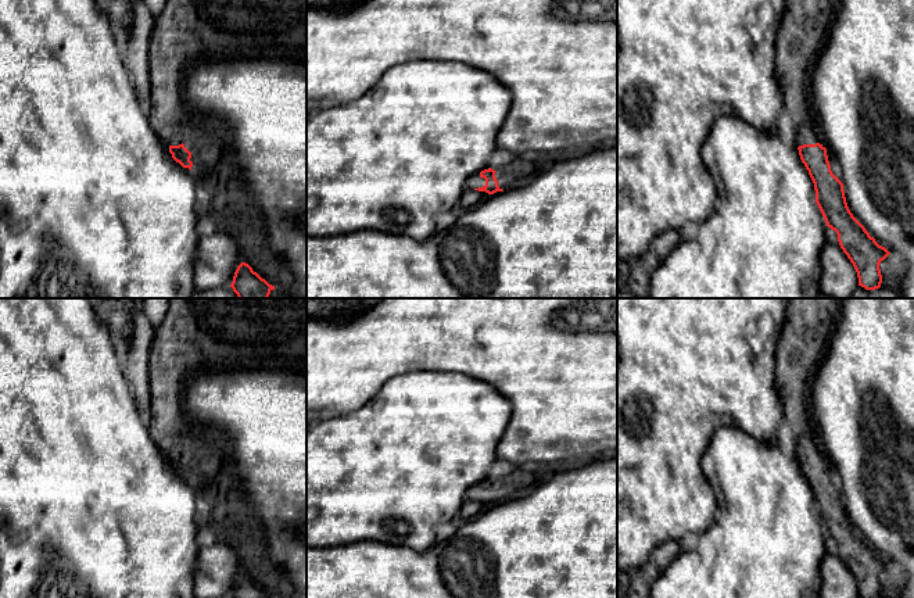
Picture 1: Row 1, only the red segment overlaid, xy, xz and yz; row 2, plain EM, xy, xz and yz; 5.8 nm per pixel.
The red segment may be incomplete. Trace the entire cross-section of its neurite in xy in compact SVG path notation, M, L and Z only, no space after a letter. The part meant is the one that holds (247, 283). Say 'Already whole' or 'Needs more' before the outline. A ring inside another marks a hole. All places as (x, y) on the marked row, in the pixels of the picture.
Already whole. M241 262L230 284L239 298L268 298L275 286L262 279L252 268Z

